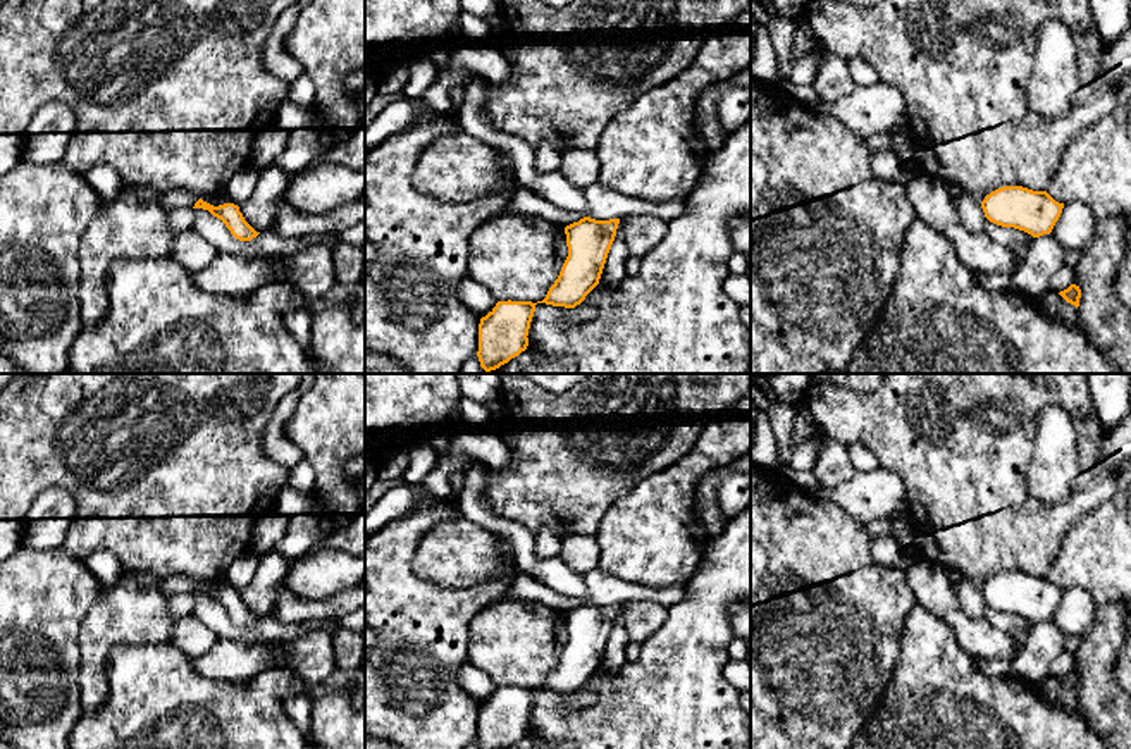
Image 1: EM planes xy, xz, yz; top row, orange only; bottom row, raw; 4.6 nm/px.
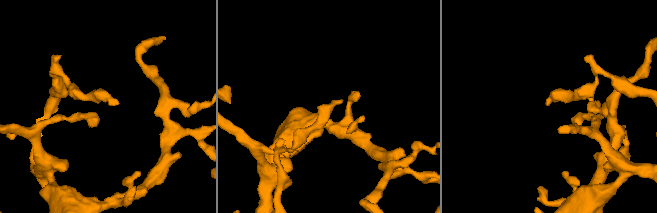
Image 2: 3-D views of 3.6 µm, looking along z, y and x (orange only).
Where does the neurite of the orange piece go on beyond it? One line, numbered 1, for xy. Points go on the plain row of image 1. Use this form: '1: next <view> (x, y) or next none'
1: next none

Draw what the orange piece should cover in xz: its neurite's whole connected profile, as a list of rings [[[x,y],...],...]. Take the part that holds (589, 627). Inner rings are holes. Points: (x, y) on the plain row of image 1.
[[[584,603],[565,613],[568,642],[546,684],[537,689],[575,694],[599,670],[620,604]]]

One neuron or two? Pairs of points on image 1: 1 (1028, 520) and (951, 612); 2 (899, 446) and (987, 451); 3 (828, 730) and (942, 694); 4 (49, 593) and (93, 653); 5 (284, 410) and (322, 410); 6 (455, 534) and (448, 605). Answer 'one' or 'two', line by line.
1: two
2: one
3: two
4: two
5: two
6: two

